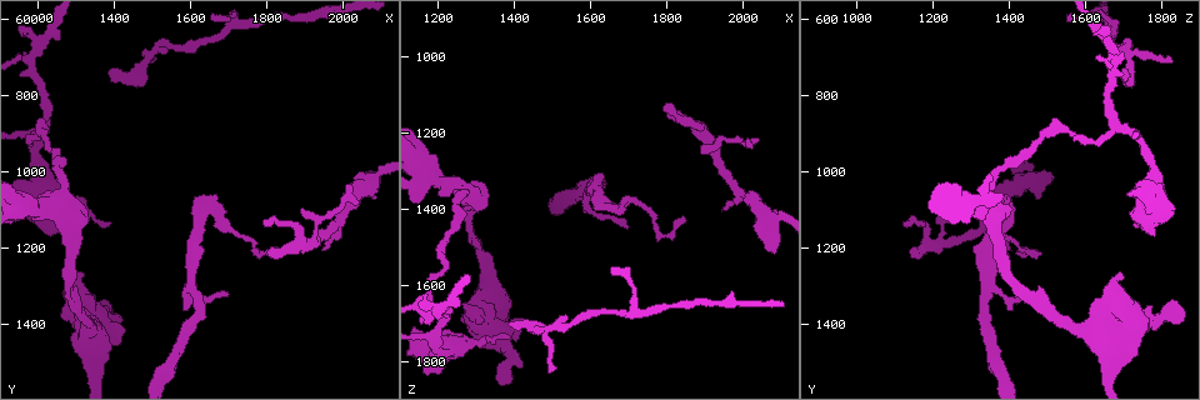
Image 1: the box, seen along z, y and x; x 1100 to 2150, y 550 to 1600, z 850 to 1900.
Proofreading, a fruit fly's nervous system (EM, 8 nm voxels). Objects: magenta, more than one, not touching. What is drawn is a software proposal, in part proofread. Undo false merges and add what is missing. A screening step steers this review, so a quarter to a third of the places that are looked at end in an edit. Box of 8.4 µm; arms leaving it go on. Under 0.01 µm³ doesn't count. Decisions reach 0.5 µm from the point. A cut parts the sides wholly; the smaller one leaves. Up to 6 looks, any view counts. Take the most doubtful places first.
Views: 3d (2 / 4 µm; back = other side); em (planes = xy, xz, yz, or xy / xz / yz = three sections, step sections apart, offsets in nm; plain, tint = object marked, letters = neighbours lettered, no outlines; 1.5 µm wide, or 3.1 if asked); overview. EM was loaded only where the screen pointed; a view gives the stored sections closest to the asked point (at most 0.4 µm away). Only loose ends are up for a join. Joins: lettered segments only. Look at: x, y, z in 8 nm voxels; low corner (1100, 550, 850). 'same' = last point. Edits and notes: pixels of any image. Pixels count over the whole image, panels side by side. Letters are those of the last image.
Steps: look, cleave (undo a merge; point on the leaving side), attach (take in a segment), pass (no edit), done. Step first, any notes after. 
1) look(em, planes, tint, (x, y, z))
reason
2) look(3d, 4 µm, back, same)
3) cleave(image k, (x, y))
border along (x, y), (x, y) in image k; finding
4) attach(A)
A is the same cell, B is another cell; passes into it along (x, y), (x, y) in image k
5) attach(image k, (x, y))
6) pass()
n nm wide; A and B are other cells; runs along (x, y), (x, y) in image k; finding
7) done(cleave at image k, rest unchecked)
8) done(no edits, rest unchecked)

look(3d, 2 µm, back, (1385, 735, 1695))
an open end

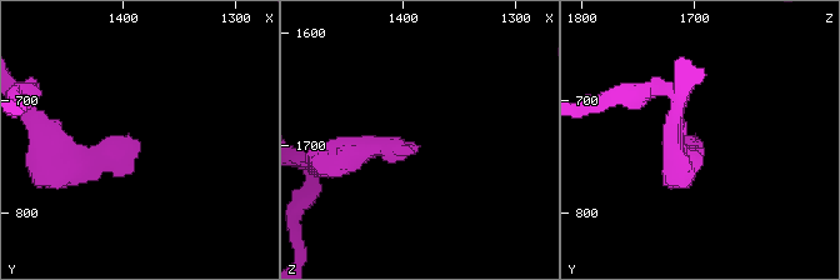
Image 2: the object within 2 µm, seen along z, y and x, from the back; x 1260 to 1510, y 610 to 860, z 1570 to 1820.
look(em, xy, step 4, tint, (1388, 740, 1700))

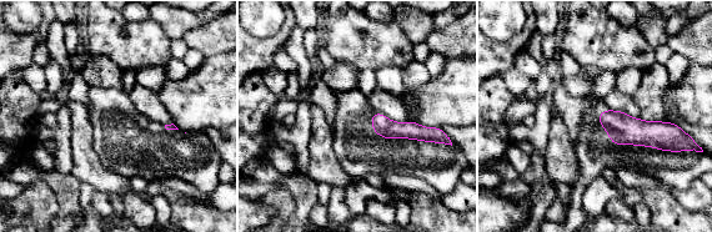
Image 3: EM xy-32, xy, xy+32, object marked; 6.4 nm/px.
look(em, planes, letters, same)

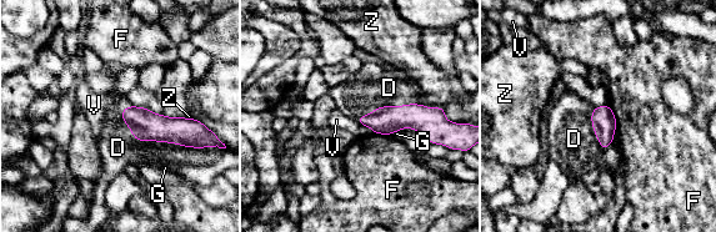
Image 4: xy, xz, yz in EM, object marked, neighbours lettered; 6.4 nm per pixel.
attach(D)
D touches over 500 nm; D is the same cell, F, G, V and Z are other cells; passes into it along (145, 125), (146, 140), (118, 147) in image 4; the neuron continues

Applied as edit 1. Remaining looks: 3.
look(overview)

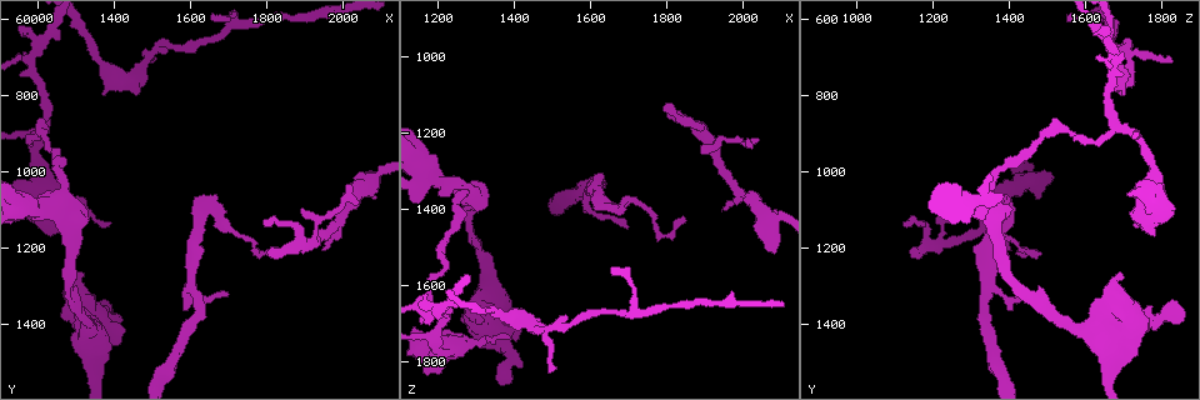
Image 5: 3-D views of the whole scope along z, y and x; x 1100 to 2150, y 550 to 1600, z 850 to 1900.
look(em, xz, step 4, plain, (1205, 885, 1675))
abrupt turn

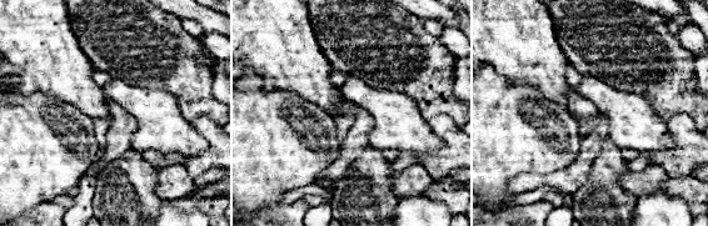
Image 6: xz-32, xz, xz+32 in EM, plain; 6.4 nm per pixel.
look(em, xz, step 4, letters, same)

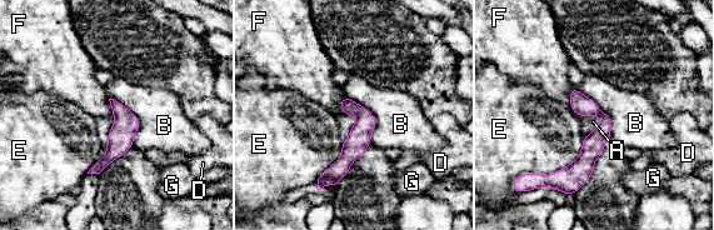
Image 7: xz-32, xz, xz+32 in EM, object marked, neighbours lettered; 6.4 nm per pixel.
cleave(image 7, (358, 140))
A, B, D, E, F and G are other cells; a second neuron is stuck on

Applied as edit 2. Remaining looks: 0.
done(attach at image 4, cleave at image 7, rest unchecked)

